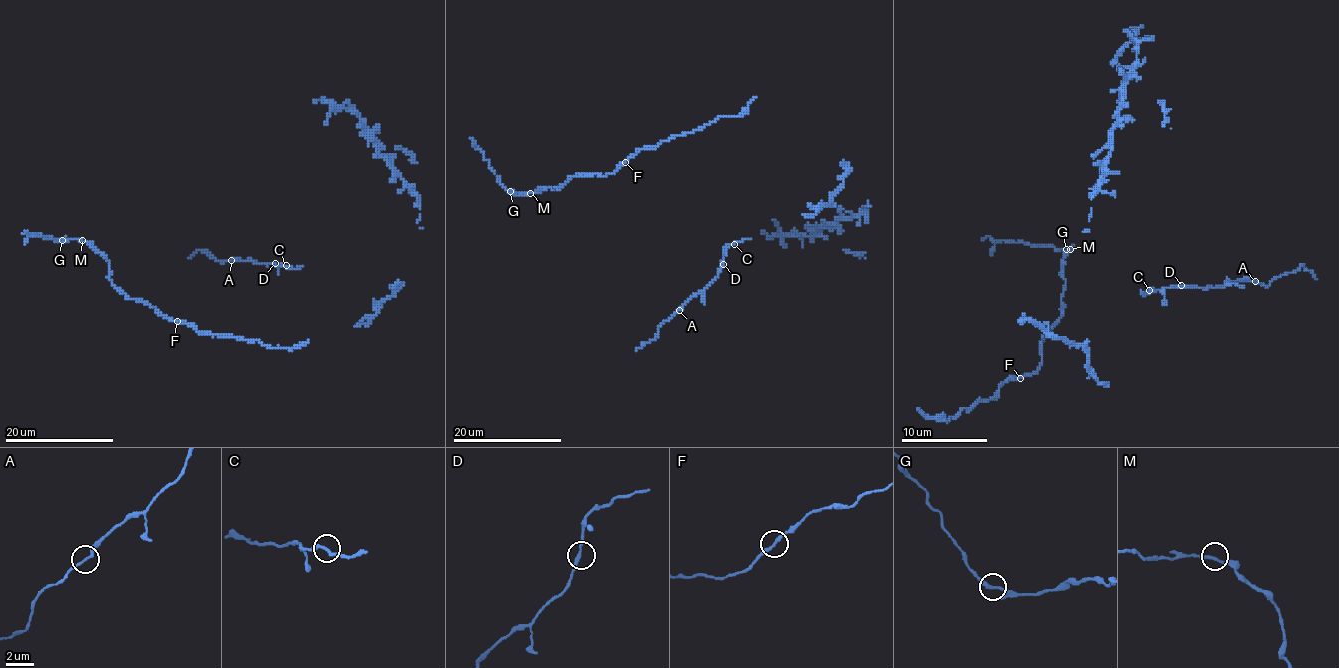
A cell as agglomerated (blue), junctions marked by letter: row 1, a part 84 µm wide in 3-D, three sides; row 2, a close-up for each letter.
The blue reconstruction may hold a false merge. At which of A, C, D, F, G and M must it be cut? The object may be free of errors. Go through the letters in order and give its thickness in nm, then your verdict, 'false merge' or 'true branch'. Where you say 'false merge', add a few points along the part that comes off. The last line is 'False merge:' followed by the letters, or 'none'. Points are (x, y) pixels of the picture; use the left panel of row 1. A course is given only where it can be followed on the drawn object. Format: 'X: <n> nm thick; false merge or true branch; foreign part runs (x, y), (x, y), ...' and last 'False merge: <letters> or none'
A: 200 nm thick; true branch
C: 240 nm thick; true branch
D: 240 nm thick; true branch
F: 240 nm thick; true branch
G: 220 nm thick; false merge; foreign part runs (62, 240), (25, 231), (21, 234)
M: 200 nm thick; true branch
False merge: G

